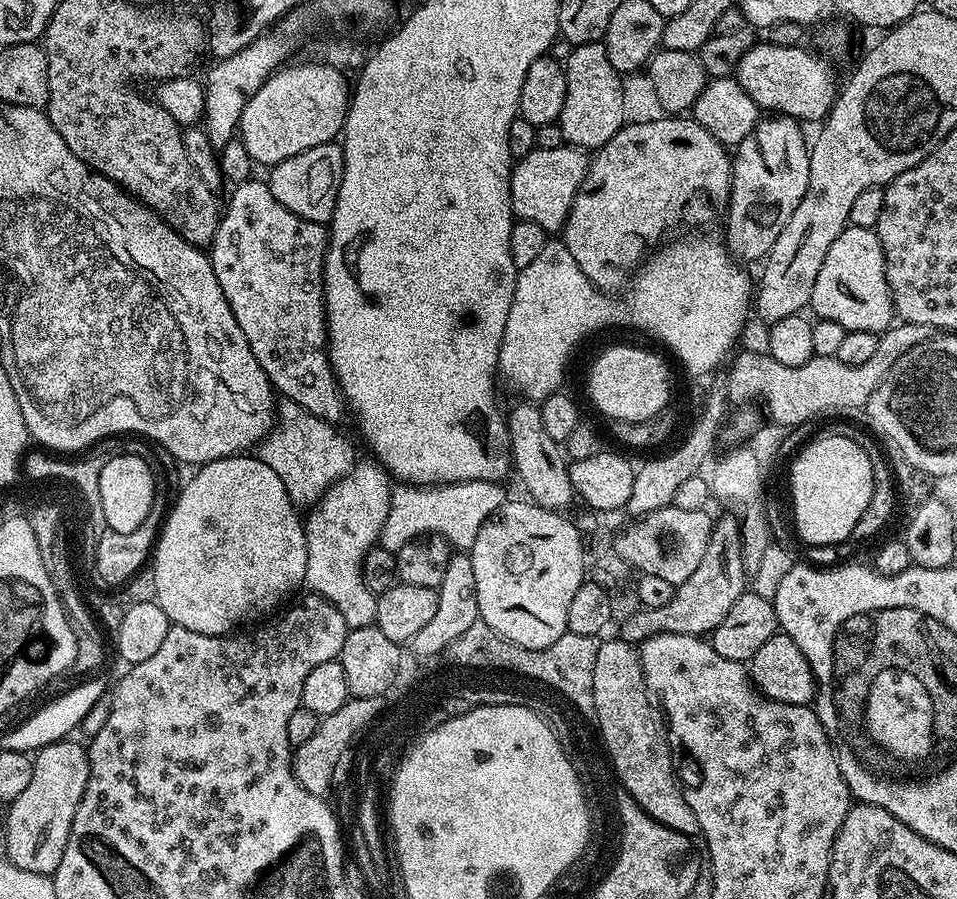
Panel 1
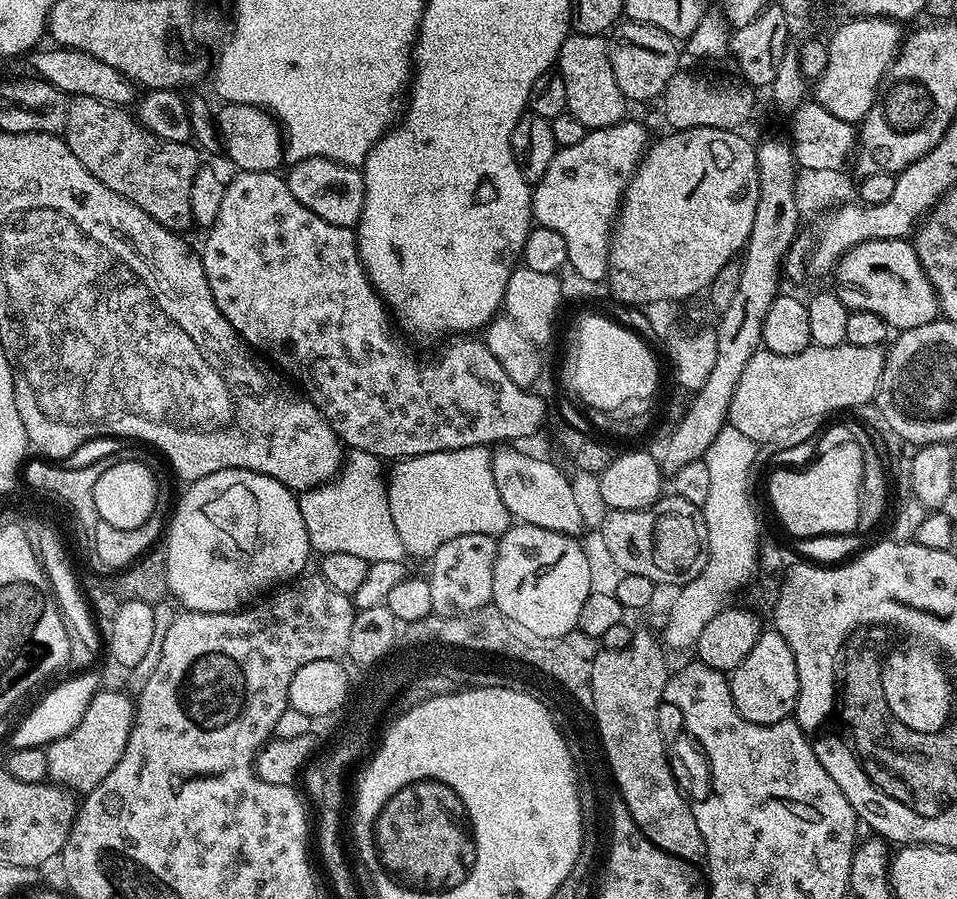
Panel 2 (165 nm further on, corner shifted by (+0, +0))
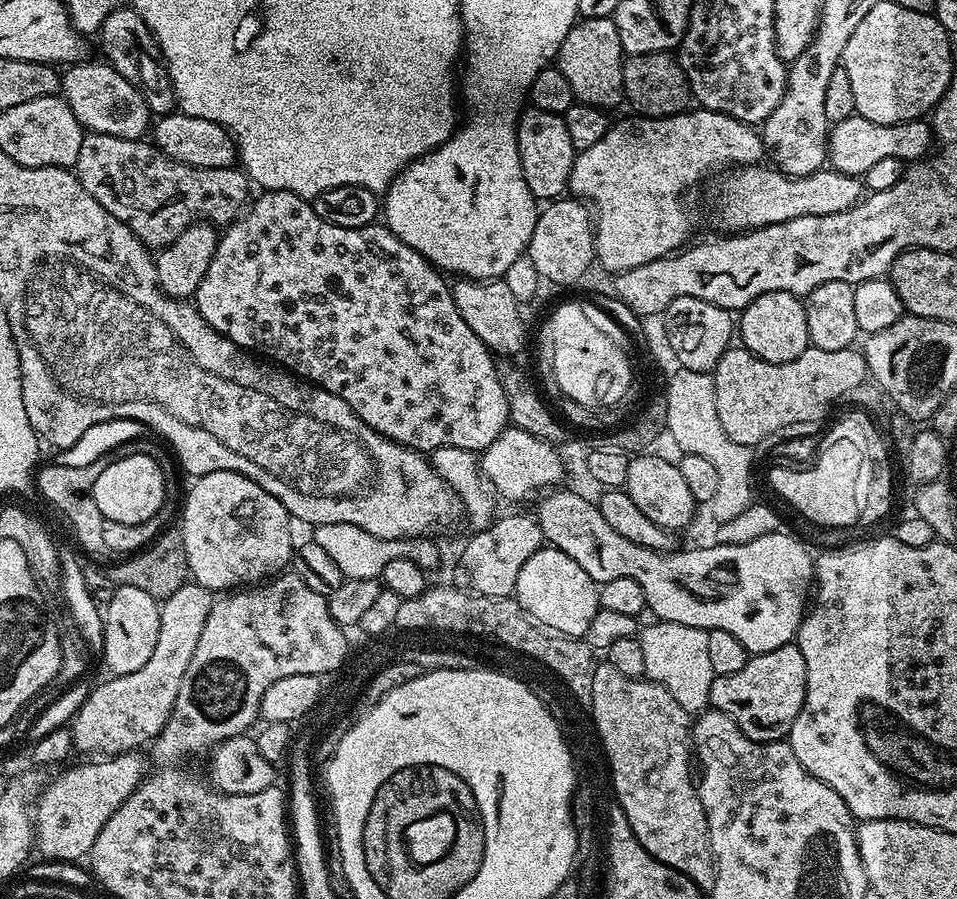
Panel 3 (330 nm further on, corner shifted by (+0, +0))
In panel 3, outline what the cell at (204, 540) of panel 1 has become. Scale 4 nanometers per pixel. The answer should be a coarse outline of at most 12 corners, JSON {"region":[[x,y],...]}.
{"region":[[237,472],[183,497],[191,579],[213,594],[292,563],[286,506]]}

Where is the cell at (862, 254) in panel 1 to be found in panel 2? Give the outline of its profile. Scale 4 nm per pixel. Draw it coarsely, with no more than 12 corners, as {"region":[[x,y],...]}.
{"region":[[907,239],[862,242],[834,291],[905,332],[941,315]]}

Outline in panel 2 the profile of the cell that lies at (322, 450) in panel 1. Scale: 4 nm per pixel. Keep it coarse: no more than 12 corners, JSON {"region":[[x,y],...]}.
{"region":[[379,456],[299,493],[313,553],[405,559]]}

